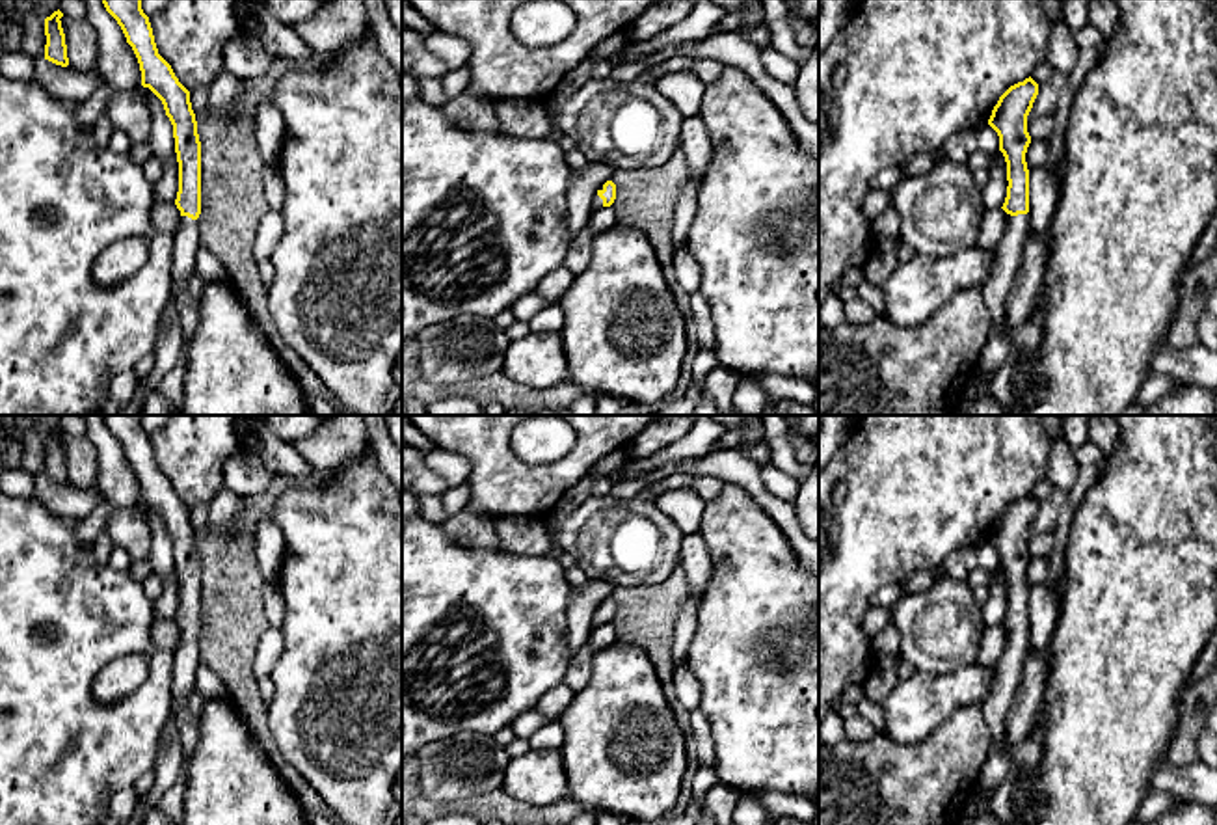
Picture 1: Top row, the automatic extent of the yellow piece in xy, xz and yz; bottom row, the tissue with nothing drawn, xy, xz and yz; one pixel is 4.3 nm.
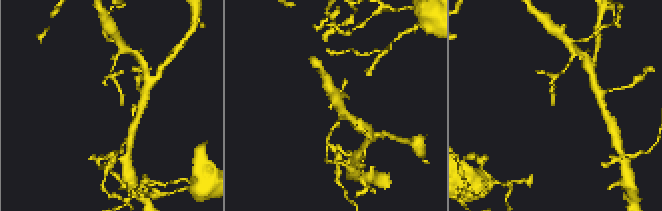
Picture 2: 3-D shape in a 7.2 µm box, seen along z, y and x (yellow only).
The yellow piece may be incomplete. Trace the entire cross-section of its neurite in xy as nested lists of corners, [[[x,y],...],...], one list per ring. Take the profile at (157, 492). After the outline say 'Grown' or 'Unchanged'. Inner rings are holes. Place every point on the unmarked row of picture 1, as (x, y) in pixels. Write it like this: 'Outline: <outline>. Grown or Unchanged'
Outline: [[[102,415],[106,428],[121,443],[132,464],[141,503],[149,505],[164,521],[173,542],[175,570],[179,579],[179,609],[175,622],[181,639],[173,654],[175,682],[171,708],[179,708],[195,693],[195,672],[201,663],[197,635],[201,631],[201,559],[190,520],[190,508],[179,499],[171,482],[158,471],[149,434],[141,426],[143,415]]]. Grown

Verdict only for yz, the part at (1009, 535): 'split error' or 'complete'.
split error

